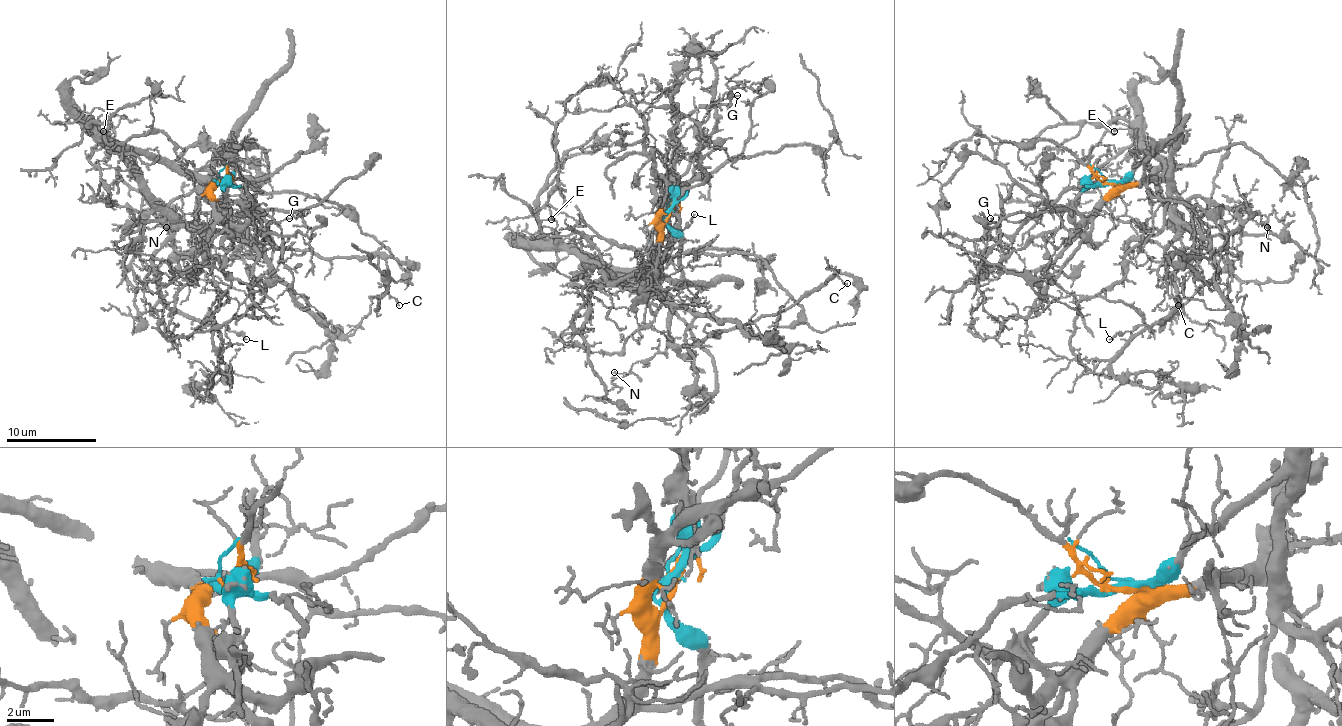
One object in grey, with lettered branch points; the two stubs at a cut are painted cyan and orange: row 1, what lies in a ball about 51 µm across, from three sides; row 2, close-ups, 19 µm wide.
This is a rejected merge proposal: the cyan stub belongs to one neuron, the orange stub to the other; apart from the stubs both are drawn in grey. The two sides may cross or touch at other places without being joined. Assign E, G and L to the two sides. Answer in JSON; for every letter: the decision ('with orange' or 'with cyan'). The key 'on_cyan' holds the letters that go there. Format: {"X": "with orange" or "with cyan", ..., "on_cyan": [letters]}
{"E": "with orange", "G": "with cyan", "L": "with orange", "on_cyan": ["G"]}

